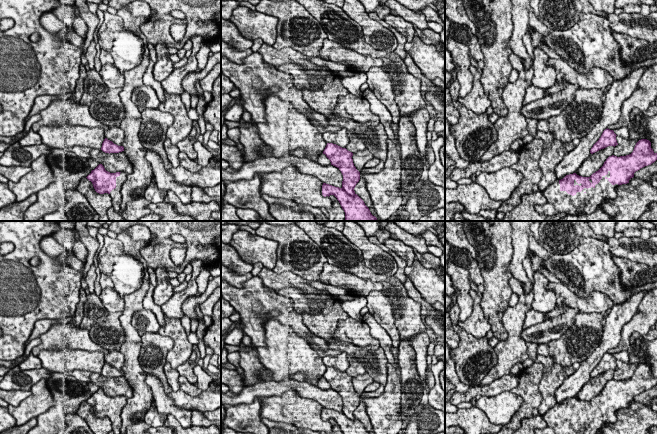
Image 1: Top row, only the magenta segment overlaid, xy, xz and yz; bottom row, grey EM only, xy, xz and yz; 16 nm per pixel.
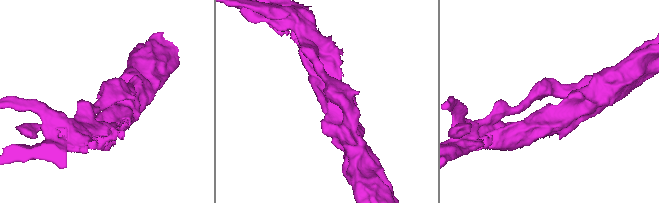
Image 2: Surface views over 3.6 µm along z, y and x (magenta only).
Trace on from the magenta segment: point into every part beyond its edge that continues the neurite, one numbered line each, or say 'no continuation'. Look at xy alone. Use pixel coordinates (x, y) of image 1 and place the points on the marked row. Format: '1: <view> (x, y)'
1: xy (115, 194)

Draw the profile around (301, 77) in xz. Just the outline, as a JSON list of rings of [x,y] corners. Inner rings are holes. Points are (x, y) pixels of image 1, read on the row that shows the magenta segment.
[[[286,63],[277,66],[277,70],[289,74],[293,77],[293,83],[295,87],[299,90],[318,90],[320,84],[325,82],[325,77],[327,76],[328,69],[321,69],[317,71],[317,84],[315,86],[310,85],[310,80],[313,75],[306,70],[302,65],[297,63]]]

